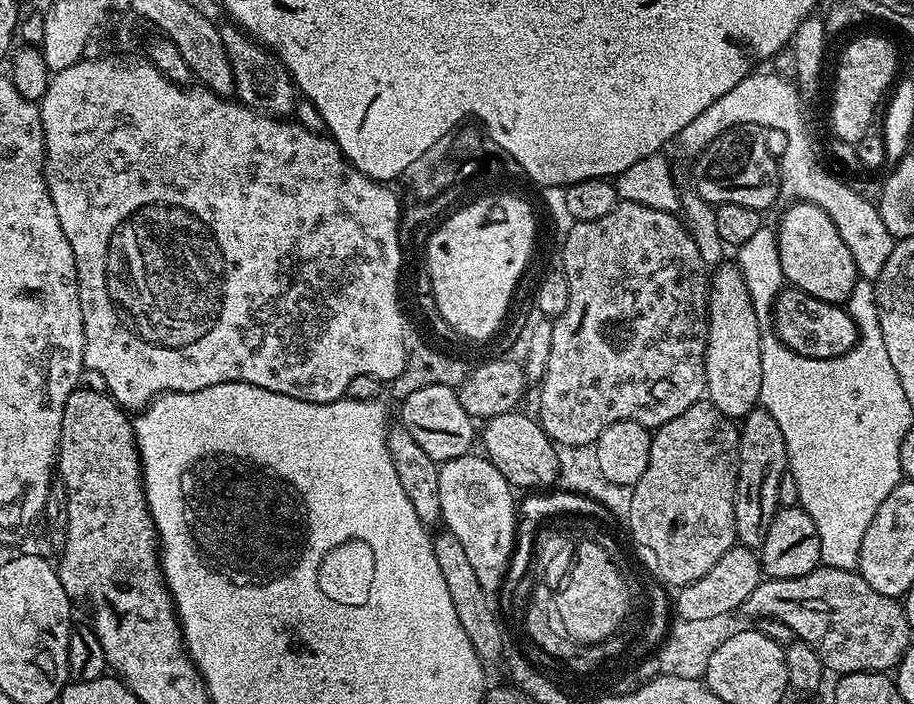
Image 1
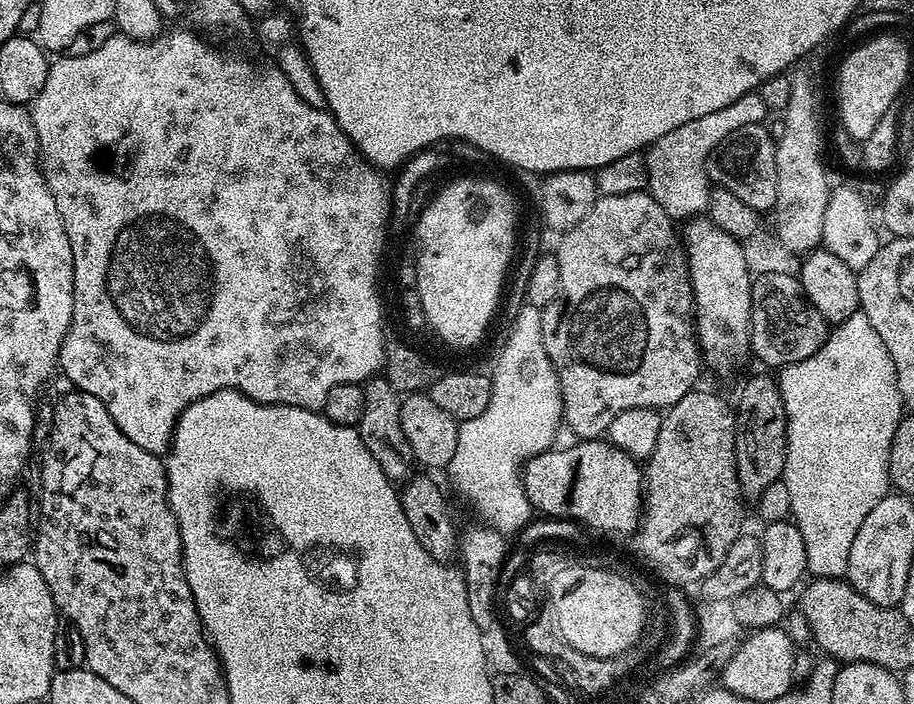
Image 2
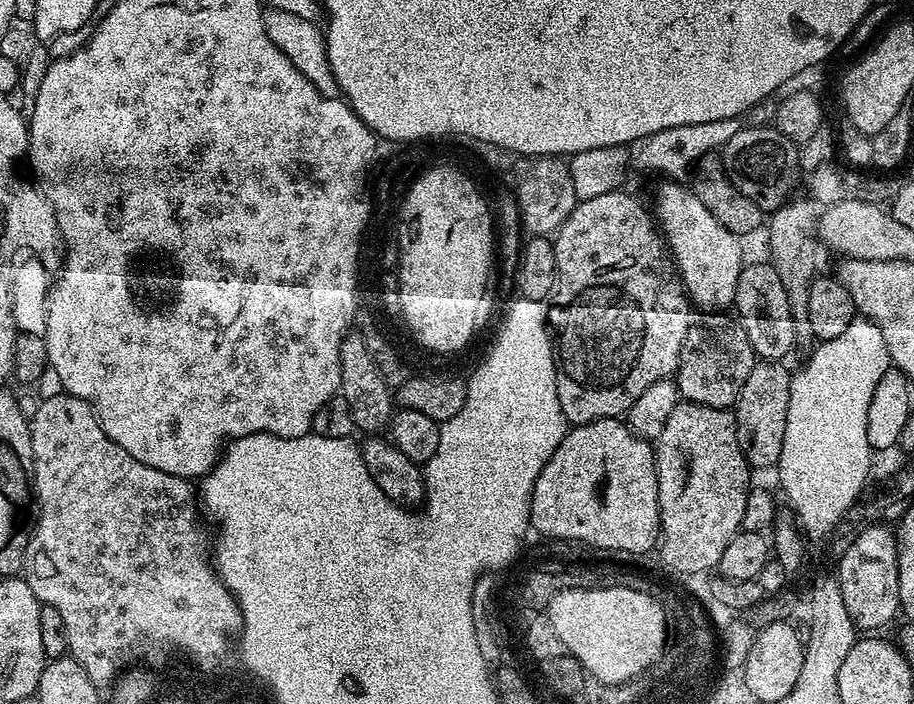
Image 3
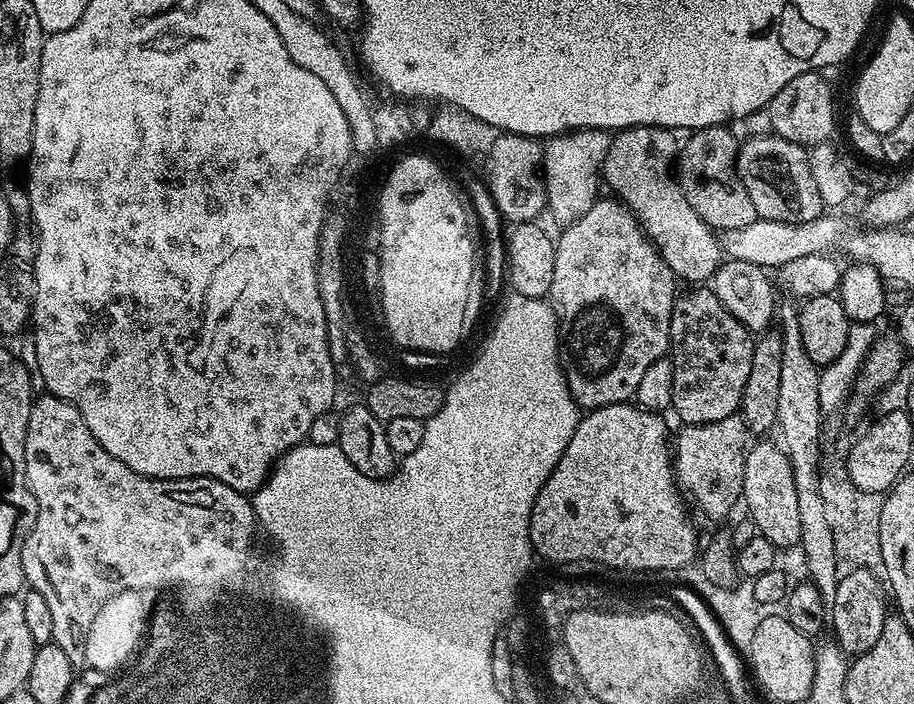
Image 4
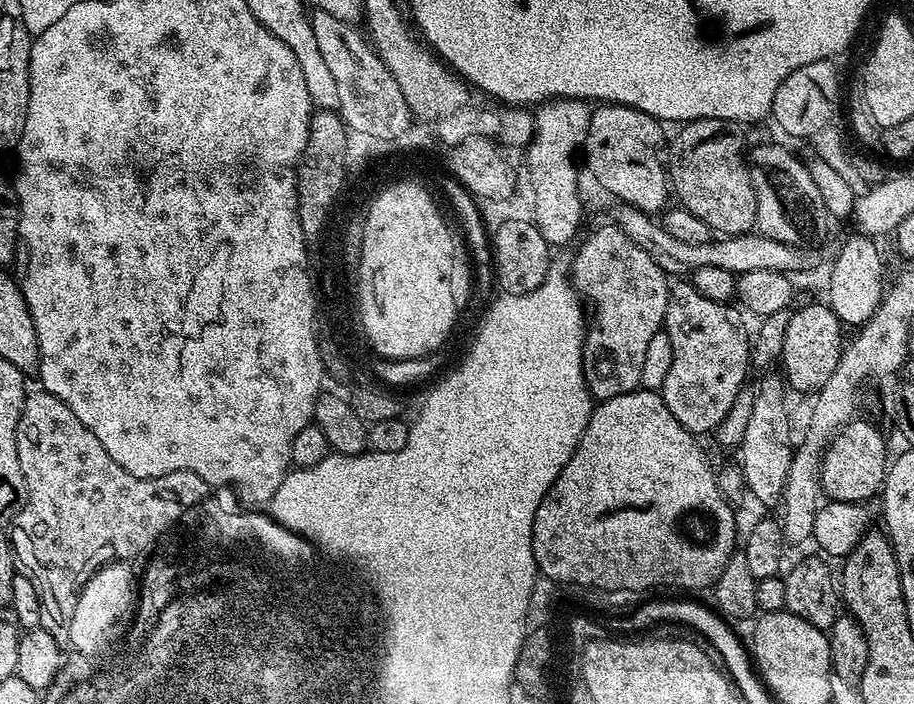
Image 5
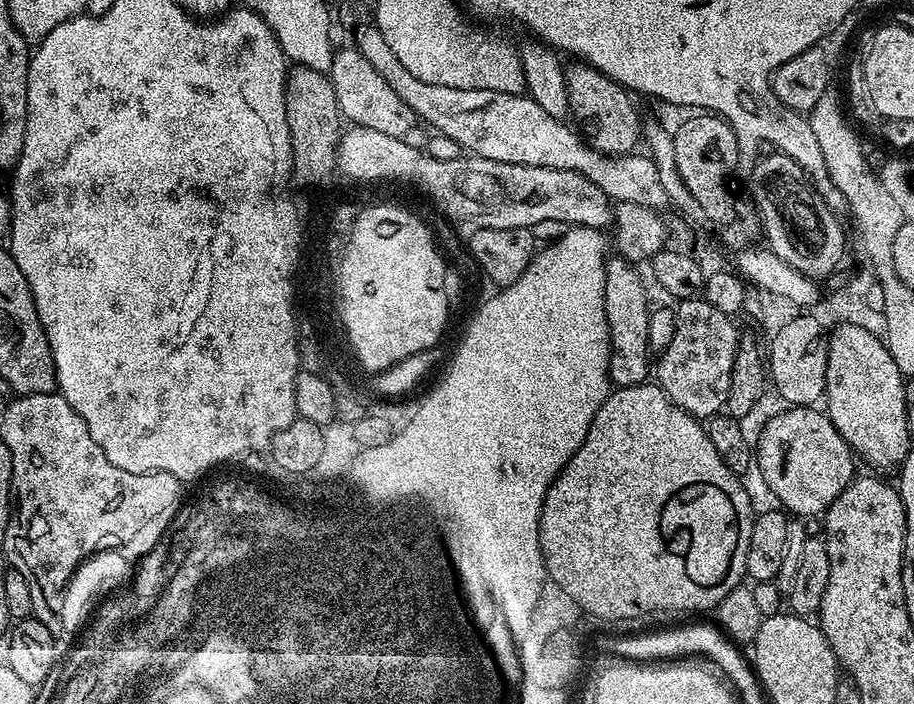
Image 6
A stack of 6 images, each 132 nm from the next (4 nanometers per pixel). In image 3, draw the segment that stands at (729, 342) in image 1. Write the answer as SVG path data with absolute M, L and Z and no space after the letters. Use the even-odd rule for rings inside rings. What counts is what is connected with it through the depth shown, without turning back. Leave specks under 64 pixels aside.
M665 179L662 183L656 188L654 219L676 265L676 271L680 274L689 301L697 309L705 308L708 312L716 312L719 308L731 309L736 299L738 274L744 269L740 237L714 219L714 214L710 214L710 210L698 202L691 187L675 179Z

